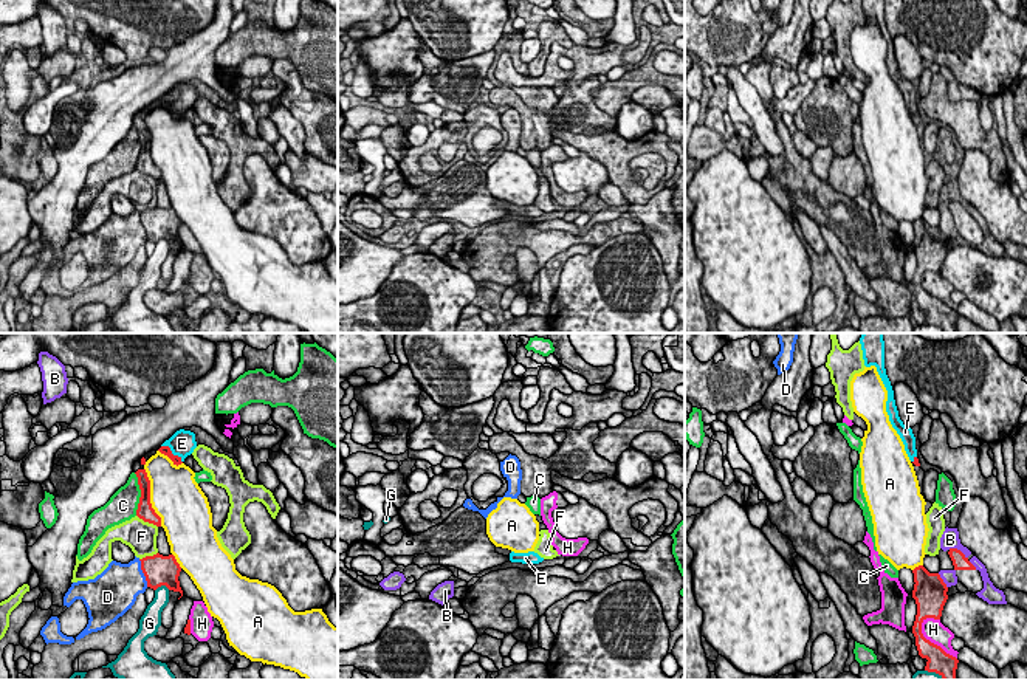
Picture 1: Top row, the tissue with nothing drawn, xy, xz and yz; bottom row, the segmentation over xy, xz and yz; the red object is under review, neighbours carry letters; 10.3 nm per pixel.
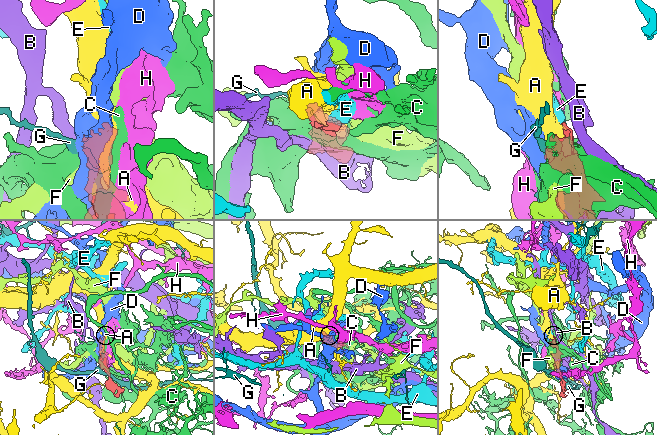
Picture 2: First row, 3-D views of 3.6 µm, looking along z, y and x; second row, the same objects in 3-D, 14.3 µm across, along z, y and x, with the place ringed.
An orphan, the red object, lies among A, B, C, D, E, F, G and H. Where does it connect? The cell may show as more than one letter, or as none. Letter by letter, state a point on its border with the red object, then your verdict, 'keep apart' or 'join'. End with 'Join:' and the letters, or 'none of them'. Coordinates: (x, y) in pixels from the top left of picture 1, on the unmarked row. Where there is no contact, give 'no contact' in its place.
A: contact xy (149, 151); keep apart
B: contact yz (956, 202); keep apart
C: contact xy (141, 147); keep apart
D: contact xy (143, 225); keep apart
E: contact xy (171, 106); join
F: contact xy (147, 174); keep apart
G: contact xy (161, 237); keep apart
H: contact yz (930, 295); keep apart
Join: E

